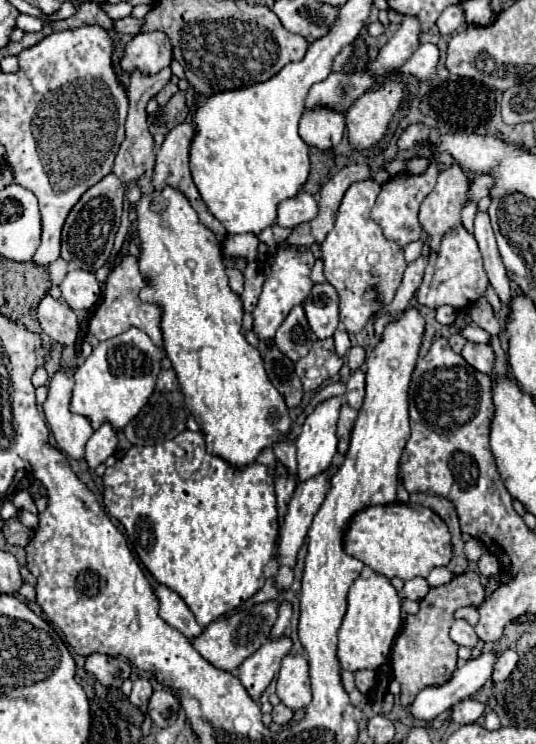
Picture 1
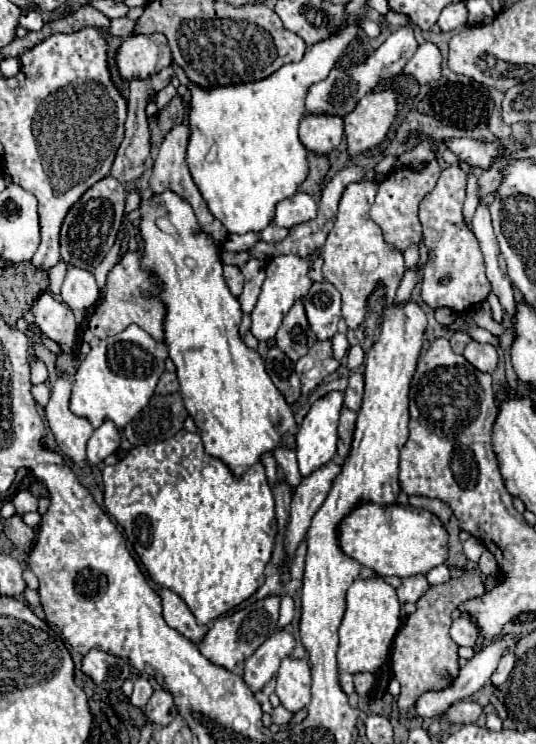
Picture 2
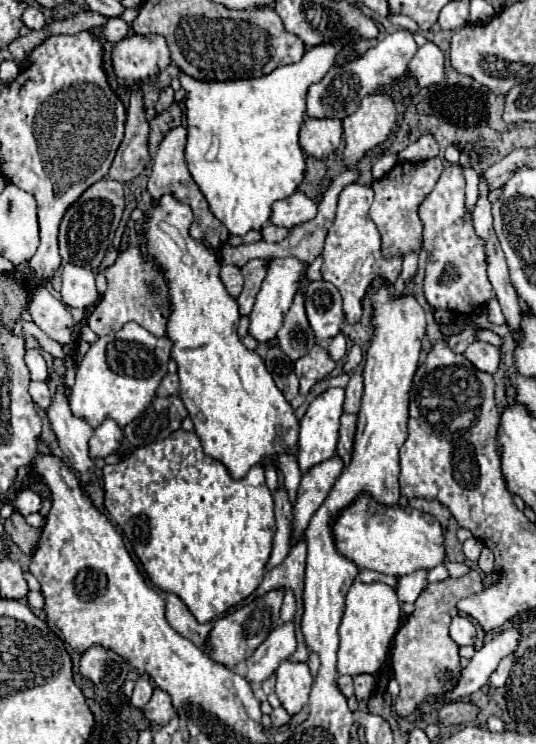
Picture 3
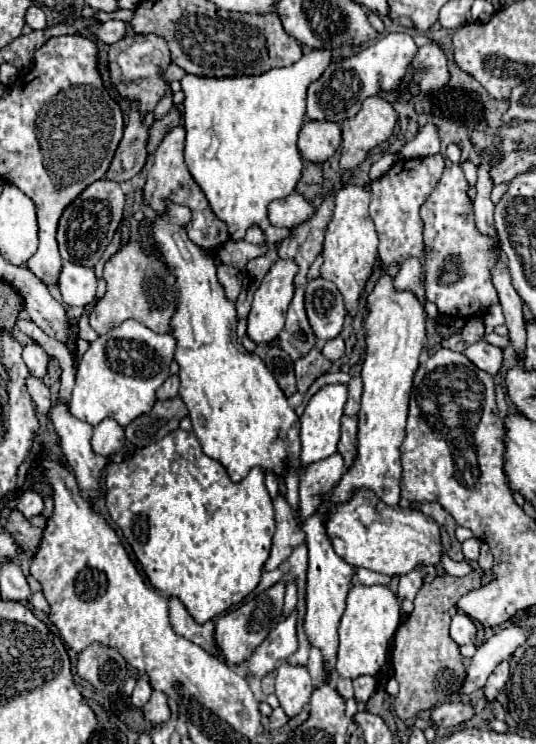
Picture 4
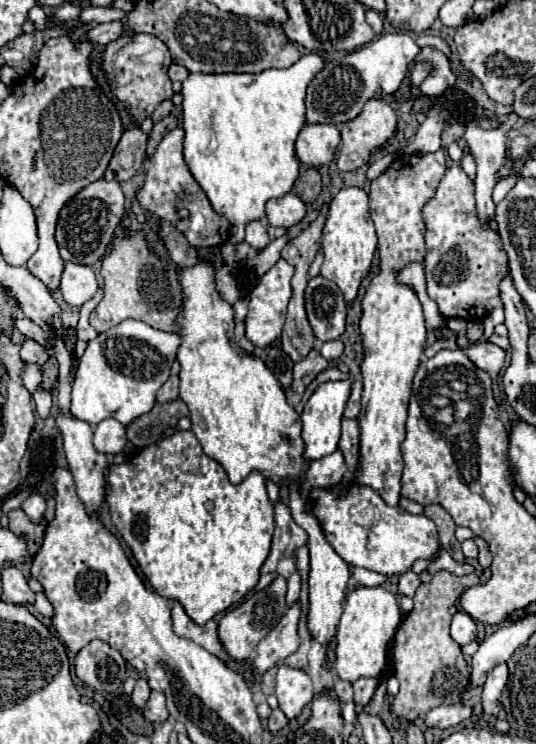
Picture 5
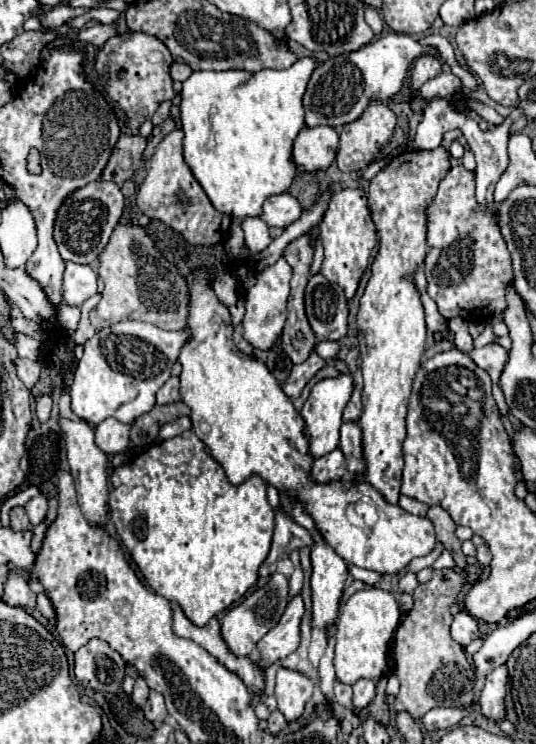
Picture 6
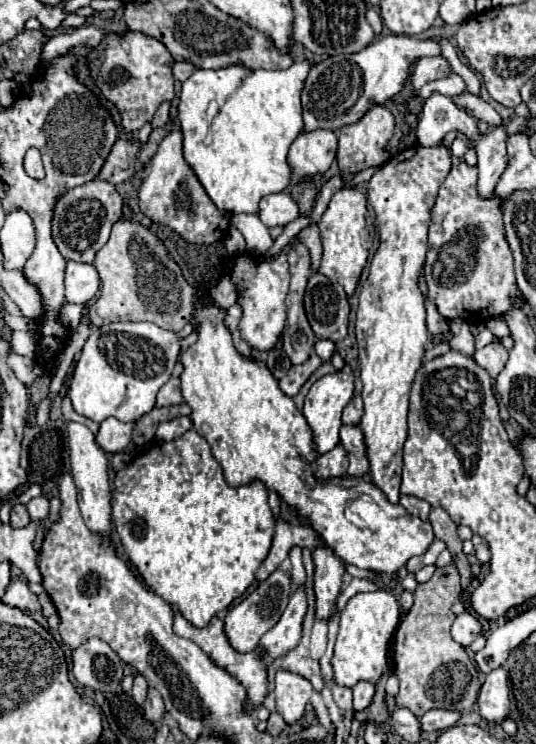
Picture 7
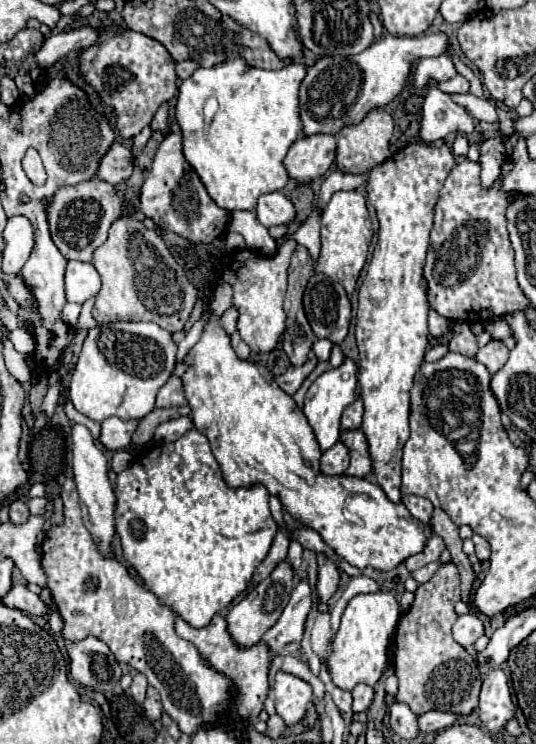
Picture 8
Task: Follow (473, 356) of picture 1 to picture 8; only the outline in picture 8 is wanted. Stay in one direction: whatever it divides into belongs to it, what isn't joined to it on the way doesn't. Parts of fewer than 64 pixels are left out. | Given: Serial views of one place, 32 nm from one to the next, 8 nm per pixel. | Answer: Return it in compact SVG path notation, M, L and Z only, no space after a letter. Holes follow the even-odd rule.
M490 340L484 348L478 350L476 360L482 362L490 370L490 374L494 374L494 370L500 370L506 364L508 348L500 340Z

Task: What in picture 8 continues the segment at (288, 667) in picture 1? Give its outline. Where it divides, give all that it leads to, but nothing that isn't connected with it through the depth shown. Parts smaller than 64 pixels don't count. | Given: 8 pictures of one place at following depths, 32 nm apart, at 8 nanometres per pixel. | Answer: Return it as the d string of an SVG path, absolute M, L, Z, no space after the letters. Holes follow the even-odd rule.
M286 672L276 674L274 702L278 716L284 720L286 726L294 726L304 718L310 700L312 700L312 688L308 682Z

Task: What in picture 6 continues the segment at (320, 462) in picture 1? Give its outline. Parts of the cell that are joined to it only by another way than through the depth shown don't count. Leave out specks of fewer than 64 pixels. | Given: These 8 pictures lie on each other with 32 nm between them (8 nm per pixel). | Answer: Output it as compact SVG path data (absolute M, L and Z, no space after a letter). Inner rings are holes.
M350 372L338 374L336 378L324 378L324 380L316 382L314 388L310 390L310 396L308 396L308 400L304 402L304 408L302 408L302 418L306 420L306 434L310 438L310 454L314 458L324 456L338 446L342 410L348 404L350 396L352 396L352 390L354 390L354 384L352 384L352 374Z

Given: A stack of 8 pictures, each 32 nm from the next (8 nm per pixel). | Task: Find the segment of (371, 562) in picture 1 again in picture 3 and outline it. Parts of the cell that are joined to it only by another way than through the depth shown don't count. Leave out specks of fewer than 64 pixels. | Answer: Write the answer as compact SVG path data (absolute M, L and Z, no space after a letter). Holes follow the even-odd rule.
M358 494L332 522L332 536L338 554L354 562L358 568L376 570L390 576L406 576L414 570L430 570L444 562L442 526L436 518L410 506L384 506L370 494Z

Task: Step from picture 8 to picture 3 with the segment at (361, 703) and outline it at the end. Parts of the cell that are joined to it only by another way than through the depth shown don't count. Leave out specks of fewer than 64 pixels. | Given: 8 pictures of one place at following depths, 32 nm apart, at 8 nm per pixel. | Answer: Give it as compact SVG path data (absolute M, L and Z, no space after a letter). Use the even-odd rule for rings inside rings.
M360 674L354 678L354 692L356 692L356 698L358 702L360 700L368 700L370 694L374 690L374 676L370 674Z

